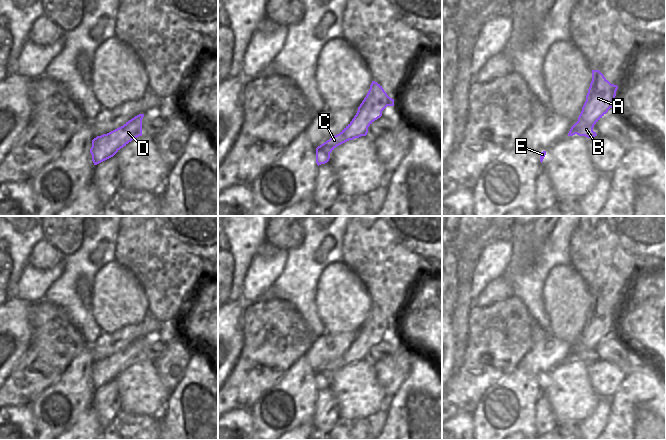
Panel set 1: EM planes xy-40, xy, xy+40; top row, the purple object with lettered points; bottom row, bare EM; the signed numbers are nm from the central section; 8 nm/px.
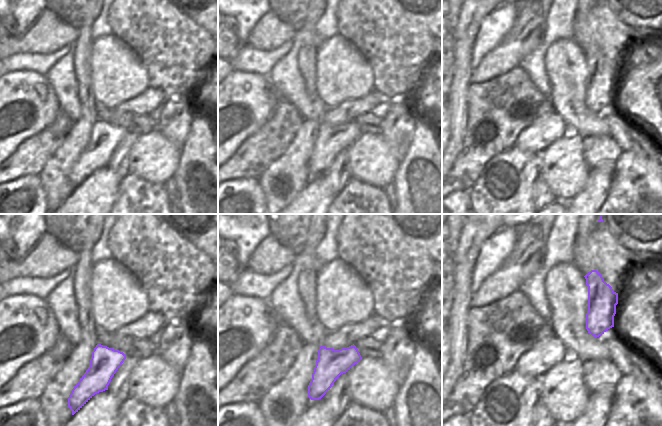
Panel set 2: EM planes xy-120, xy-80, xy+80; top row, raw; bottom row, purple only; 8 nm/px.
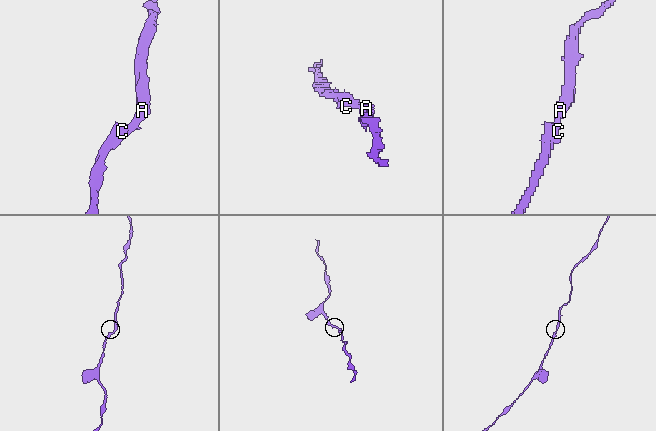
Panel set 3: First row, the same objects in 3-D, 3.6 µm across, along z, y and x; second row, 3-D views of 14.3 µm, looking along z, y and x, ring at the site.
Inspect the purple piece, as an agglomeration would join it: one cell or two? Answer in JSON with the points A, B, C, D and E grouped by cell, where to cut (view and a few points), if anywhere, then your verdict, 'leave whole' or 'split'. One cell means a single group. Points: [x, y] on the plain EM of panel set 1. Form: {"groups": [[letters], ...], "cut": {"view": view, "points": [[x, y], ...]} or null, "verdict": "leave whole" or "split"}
{"groups": [["A", "B", "C", "D", "E"]], "cut": null, "verdict": "leave whole"}

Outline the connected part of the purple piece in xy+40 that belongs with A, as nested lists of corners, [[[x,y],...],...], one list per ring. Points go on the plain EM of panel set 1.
[[[592,294],[592,305],[586,319],[586,325],[578,345],[571,351],[568,360],[575,358],[587,362],[597,360],[596,356],[593,355],[594,349],[610,332],[616,332],[617,313],[618,310],[611,308],[599,294]]]

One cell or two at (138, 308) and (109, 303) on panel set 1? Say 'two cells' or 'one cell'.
one cell

